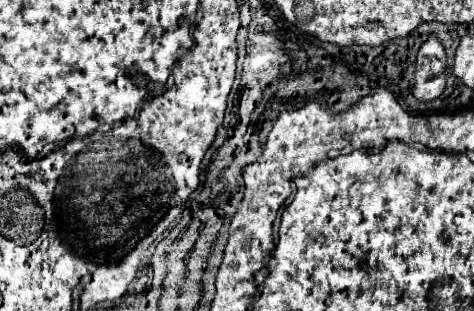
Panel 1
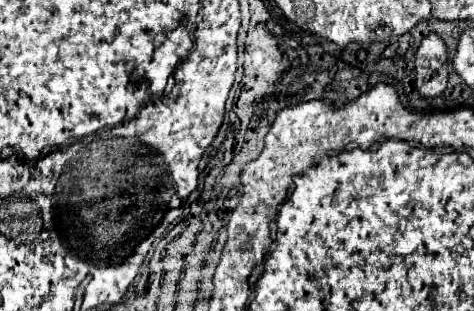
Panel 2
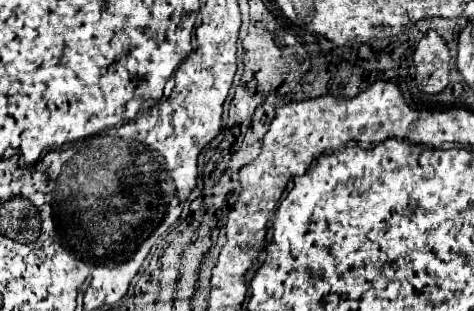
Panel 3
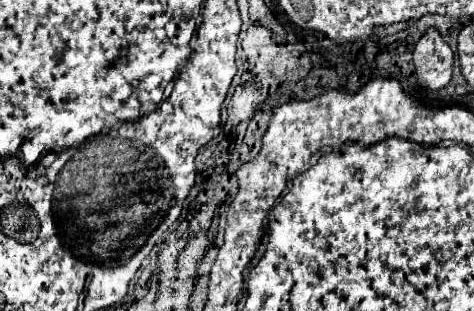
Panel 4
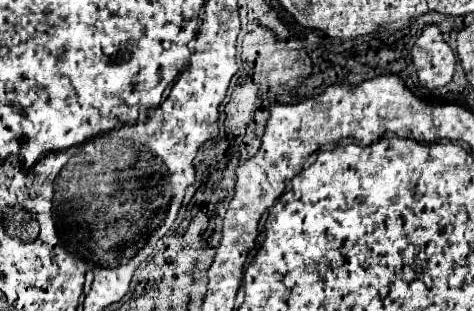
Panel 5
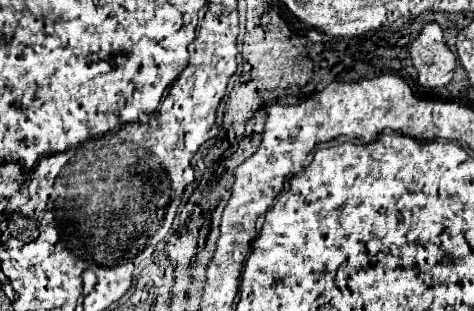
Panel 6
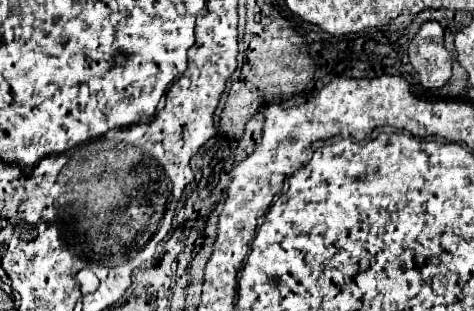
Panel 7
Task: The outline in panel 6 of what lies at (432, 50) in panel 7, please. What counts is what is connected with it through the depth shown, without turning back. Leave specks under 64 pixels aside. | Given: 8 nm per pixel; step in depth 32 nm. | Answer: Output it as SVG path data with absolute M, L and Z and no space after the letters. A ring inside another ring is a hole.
M430 22L420 30L418 38L410 46L410 58L424 88L446 86L456 66L454 54L444 44L442 28L436 22Z

